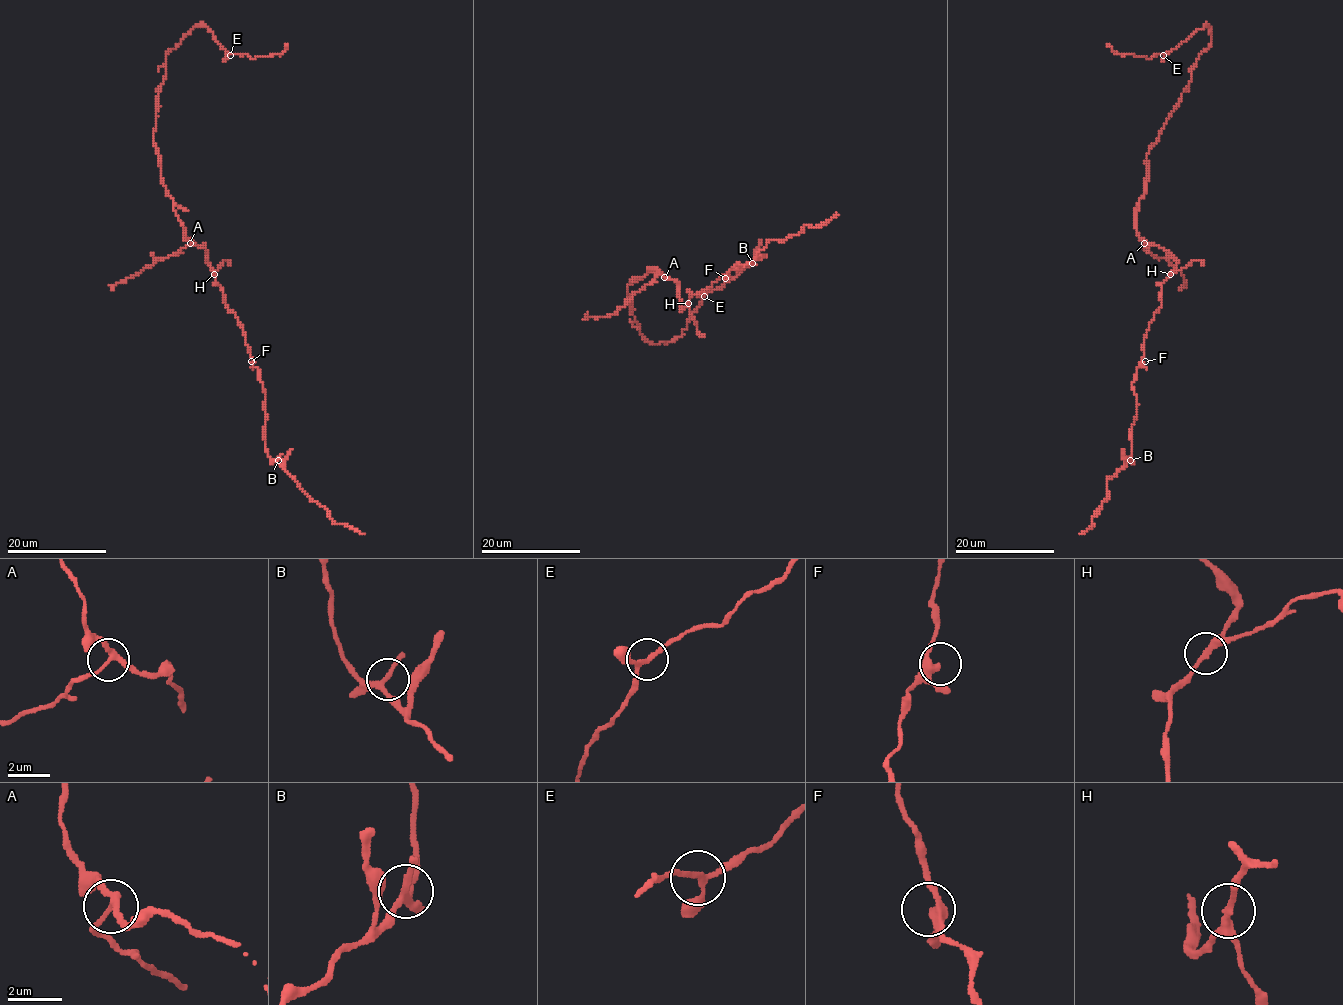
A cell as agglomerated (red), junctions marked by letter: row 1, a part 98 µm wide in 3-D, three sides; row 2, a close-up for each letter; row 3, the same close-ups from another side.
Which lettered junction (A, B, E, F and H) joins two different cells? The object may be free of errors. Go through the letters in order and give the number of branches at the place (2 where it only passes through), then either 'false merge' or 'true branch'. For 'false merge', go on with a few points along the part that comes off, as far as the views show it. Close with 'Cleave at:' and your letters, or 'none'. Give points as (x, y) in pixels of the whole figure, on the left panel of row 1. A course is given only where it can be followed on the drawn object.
A: 3 | false merge | (190, 243), (177, 253), (159, 258), (151, 266), (118, 282), (113, 291)
B: 3 | true branch
E: 3 | true branch
F: 3 | true branch
H: 3 | true branch
Cleave at: A

